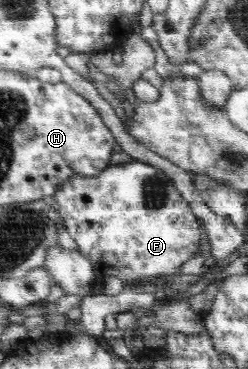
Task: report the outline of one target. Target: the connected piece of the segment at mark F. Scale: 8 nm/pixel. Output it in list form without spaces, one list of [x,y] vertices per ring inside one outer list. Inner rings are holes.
[[[139,160],[109,165],[93,177],[69,177],[56,189],[52,198],[51,207],[59,212],[65,229],[78,245],[77,251],[93,263],[95,278],[101,281],[107,277],[118,277],[127,286],[129,280],[140,277],[177,274],[181,265],[201,247],[201,221],[193,215],[173,180],[159,168]]]

